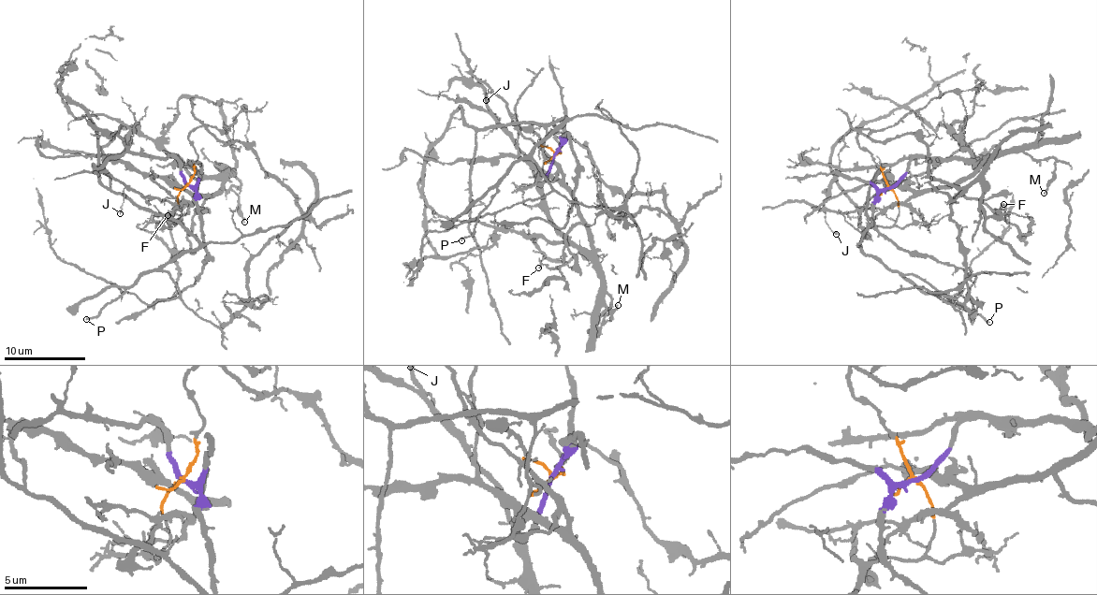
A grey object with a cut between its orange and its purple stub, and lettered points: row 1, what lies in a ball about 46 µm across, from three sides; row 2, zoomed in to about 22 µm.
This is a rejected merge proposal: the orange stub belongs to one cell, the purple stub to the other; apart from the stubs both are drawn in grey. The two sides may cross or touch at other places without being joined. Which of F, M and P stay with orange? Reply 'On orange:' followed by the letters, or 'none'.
On orange: P

